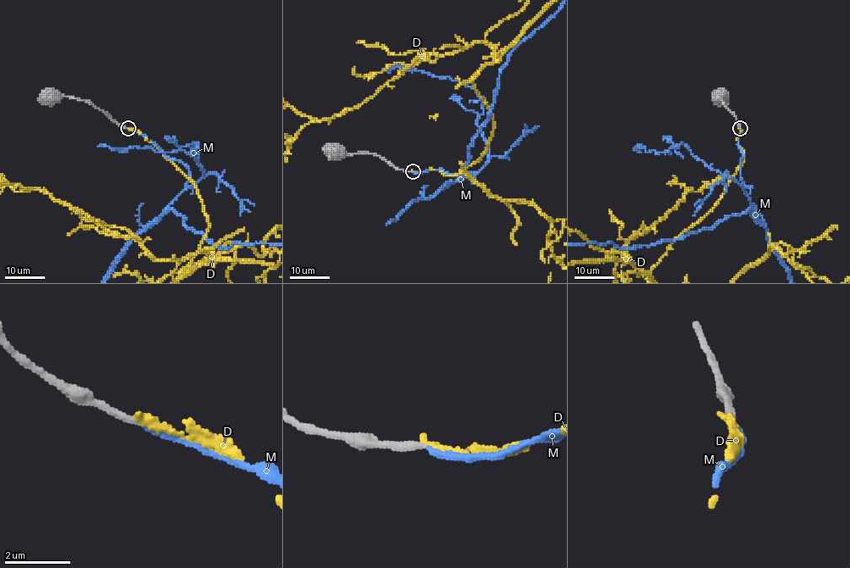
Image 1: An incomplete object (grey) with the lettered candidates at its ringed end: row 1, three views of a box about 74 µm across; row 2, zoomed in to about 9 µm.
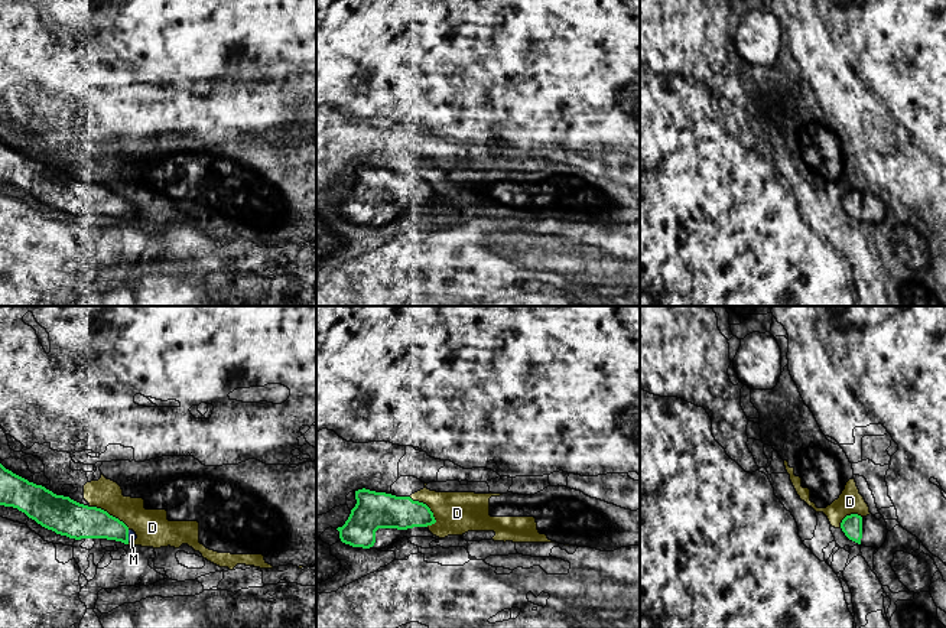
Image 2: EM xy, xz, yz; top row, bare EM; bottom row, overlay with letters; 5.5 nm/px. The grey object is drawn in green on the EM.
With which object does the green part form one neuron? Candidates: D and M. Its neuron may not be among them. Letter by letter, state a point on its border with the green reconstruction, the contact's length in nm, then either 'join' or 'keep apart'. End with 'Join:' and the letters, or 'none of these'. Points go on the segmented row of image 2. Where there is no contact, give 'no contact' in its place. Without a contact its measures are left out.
D: xz (426, 506) | 220 nm | keep apart
M: xy (127, 536) | 70 nm | join
Join: M

